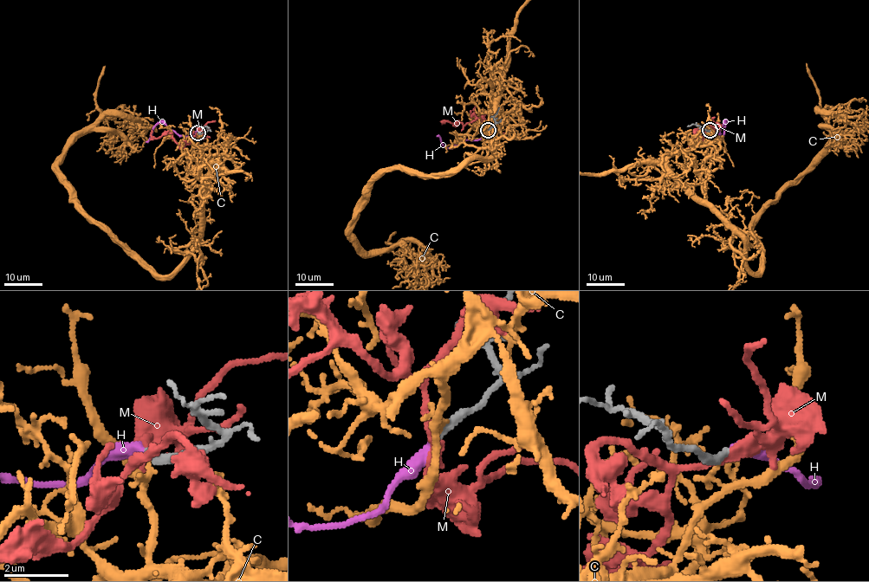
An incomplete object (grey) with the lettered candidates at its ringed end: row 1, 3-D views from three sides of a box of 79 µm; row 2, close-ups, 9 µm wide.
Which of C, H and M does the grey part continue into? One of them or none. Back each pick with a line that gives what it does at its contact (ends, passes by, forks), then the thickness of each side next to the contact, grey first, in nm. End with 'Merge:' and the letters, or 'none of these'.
H: It ends there. Thickness 260 nm (grey) against 280 nm
Merge: H

